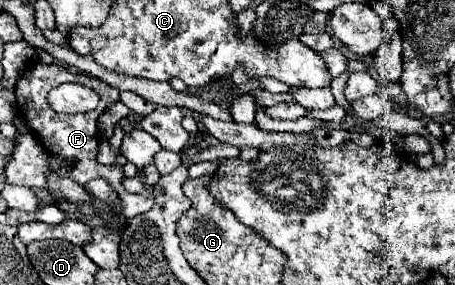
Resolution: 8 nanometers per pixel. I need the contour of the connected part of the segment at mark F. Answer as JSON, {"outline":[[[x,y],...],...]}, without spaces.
{"outline":[[[30,64],[30,68],[20,76],[18,84],[16,84],[16,102],[18,102],[18,108],[24,112],[30,128],[36,132],[36,136],[42,138],[42,144],[48,148],[50,154],[58,154],[62,156],[64,160],[70,160],[72,166],[68,168],[62,168],[58,174],[62,176],[68,176],[80,184],[88,182],[88,180],[94,180],[94,178],[104,178],[110,188],[120,196],[120,200],[124,202],[124,208],[122,208],[122,216],[124,218],[134,218],[142,212],[148,212],[154,204],[154,196],[152,196],[152,190],[148,190],[148,194],[130,194],[124,190],[122,186],[122,168],[120,166],[102,166],[96,162],[96,154],[98,154],[98,140],[100,140],[100,130],[96,126],[98,122],[98,116],[112,104],[120,98],[120,90],[112,88],[112,86],[106,86],[102,84],[102,90],[100,90],[100,102],[98,106],[92,110],[92,112],[86,112],[86,114],[58,114],[50,108],[46,96],[53,87],[66,82],[76,82],[76,84],[84,84],[88,88],[94,88],[94,82],[98,80],[92,80],[92,78],[86,78],[86,76],[80,76],[76,72],[70,72],[62,66],[56,66],[56,64]]]}

